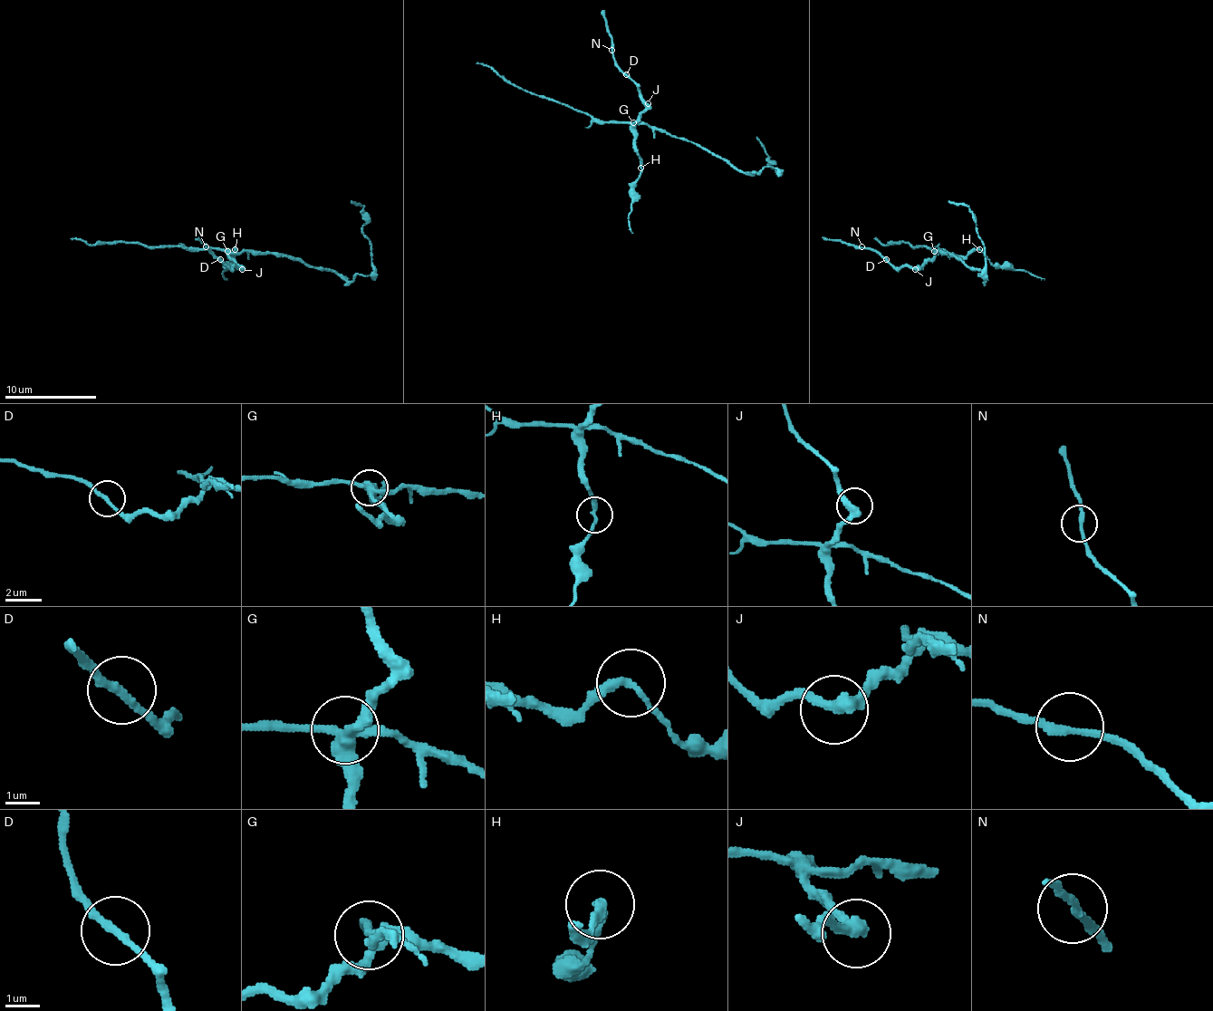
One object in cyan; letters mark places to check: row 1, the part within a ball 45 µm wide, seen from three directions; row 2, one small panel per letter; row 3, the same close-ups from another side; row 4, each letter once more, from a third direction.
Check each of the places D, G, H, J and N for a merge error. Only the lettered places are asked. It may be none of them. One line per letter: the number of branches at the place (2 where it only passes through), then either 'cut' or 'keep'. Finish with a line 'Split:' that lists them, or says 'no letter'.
D: 2 branches meet; keep
G: 4 branches meet; cut
H: 2 branches meet; cut
J: 2 branches meet; keep
N: 2 branches meet; keep
Split: G, H

